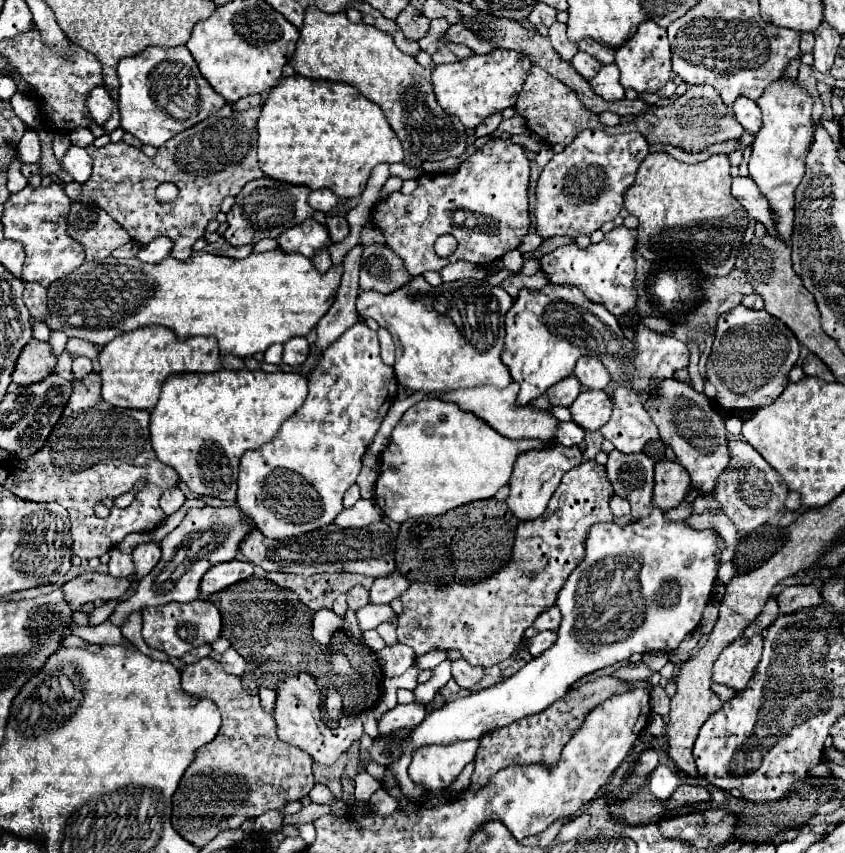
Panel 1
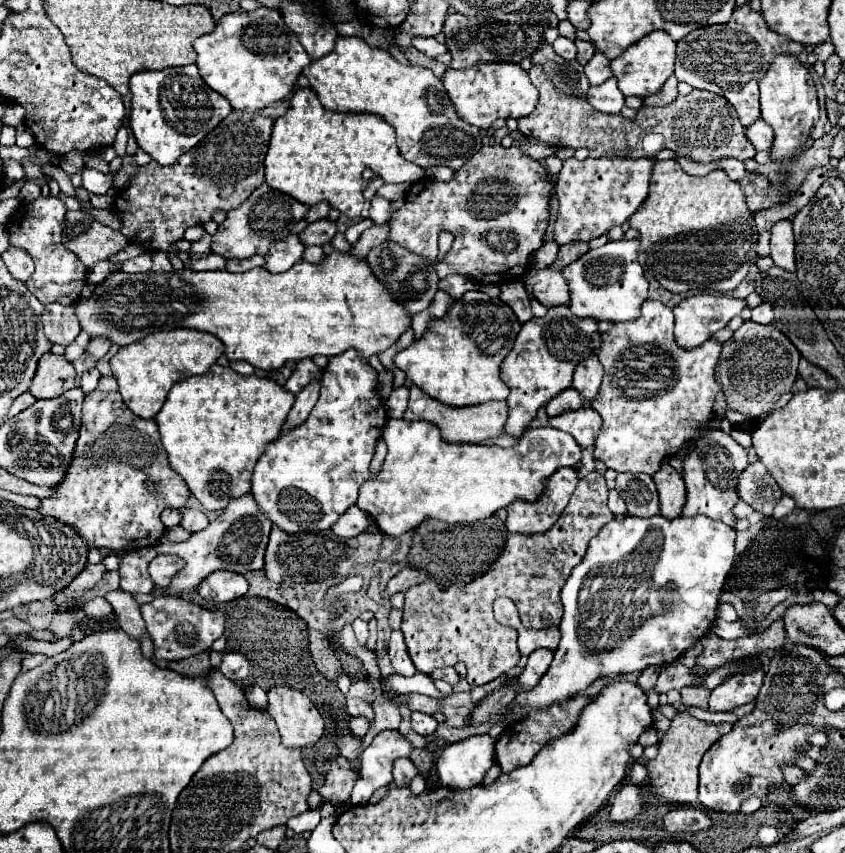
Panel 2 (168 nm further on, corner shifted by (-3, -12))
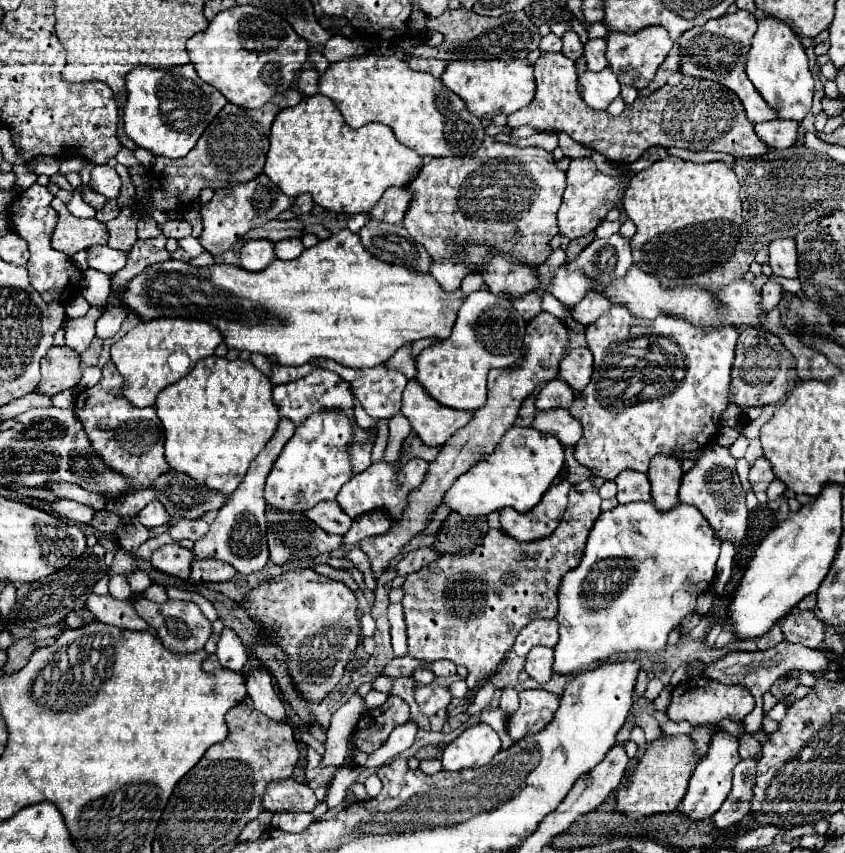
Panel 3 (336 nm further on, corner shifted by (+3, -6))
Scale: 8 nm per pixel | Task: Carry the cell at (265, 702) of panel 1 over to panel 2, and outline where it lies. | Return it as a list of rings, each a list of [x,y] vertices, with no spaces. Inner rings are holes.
[[[250,686],[250,688],[246,688],[246,700],[250,702],[250,706],[254,706],[254,708],[258,708],[258,710],[264,710],[266,706],[268,706],[268,700],[266,700],[266,692],[262,690],[262,688],[258,688],[258,686]]]

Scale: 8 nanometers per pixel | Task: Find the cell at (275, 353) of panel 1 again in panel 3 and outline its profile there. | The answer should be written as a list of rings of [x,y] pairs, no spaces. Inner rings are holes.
[[[322,357],[308,363],[328,368],[350,382],[356,398],[374,420],[390,418],[400,410],[402,390],[408,384],[408,378],[402,372],[386,370],[384,366],[376,366],[372,370],[348,370],[338,362]]]

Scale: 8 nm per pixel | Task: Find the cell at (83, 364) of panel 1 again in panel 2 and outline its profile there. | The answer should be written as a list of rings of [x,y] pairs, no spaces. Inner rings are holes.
[[[96,368],[86,370],[86,372],[82,374],[82,378],[80,378],[80,390],[82,390],[84,394],[90,394],[90,392],[98,386],[98,380],[100,380],[100,372],[98,372]]]

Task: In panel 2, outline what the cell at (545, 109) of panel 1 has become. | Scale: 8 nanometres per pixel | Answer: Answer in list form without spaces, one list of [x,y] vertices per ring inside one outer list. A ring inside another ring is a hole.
[[[530,68],[530,80],[540,92],[540,100],[536,110],[518,120],[518,130],[528,138],[544,140],[556,148],[588,148],[590,156],[626,156],[626,158],[652,158],[663,148],[674,150],[678,154],[690,156],[696,162],[708,164],[726,156],[734,156],[738,160],[748,160],[756,156],[756,148],[746,140],[744,126],[734,112],[734,106],[724,100],[724,96],[716,96],[706,90],[692,90],[686,96],[678,96],[664,108],[642,106],[638,114],[628,120],[622,114],[602,114],[590,108],[584,96],[568,96],[560,92],[552,80],[544,74],[542,68]],[[658,134],[664,134],[660,140]]]

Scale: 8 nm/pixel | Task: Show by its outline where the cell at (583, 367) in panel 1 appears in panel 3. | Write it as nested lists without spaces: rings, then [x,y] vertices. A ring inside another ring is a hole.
[[[572,348],[560,362],[560,378],[582,392],[592,378],[592,354],[588,348]]]

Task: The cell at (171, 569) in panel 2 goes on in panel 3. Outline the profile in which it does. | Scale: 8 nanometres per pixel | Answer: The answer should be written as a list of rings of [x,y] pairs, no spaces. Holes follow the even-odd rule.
[[[168,544],[158,548],[152,558],[152,566],[164,574],[188,580],[190,578],[190,564],[192,564],[192,552],[178,546],[178,544]]]

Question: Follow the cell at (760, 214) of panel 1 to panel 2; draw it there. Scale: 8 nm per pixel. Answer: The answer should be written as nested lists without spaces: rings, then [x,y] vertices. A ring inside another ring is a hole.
[[[780,220],[774,224],[772,228],[772,260],[776,266],[788,270],[788,272],[796,272],[796,264],[794,264],[794,234],[792,234],[792,224],[790,220]]]

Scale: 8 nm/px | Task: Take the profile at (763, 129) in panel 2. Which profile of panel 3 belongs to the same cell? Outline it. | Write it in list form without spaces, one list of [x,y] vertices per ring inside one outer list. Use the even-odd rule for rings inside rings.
[[[788,120],[758,122],[758,124],[754,124],[754,132],[766,146],[790,148],[796,142],[798,122],[788,122]]]

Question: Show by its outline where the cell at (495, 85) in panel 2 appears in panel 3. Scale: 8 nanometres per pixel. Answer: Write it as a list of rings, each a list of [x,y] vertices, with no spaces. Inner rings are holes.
[[[454,60],[442,74],[442,84],[458,94],[476,118],[512,114],[528,106],[534,98],[534,70],[528,60]]]

